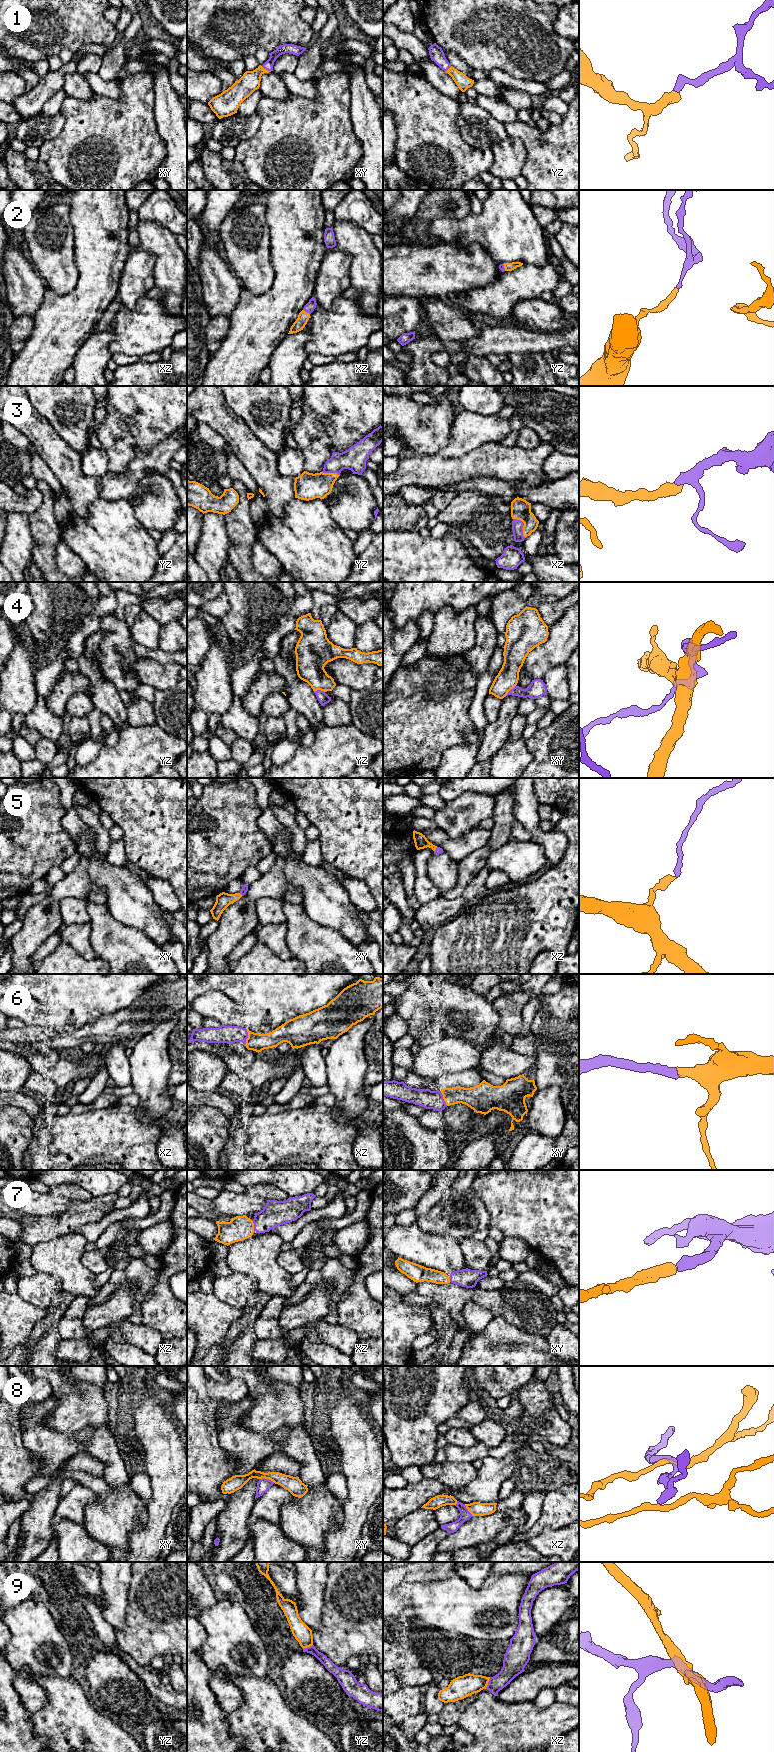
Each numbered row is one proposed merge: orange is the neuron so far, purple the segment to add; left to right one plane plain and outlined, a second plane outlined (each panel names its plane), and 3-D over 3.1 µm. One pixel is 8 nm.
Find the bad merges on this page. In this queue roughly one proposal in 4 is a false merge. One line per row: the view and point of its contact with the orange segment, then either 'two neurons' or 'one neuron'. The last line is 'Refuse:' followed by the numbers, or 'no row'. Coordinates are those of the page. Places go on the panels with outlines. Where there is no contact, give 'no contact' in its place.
1: xy (265, 69) | one neuron
2: xz (306, 312) | one neuron
3: xz (524, 525) | one neuron
4: xy (509, 690) | two neurons
5: xy (240, 894) | one neuron
6: xz (248, 1037) | one neuron
7: xz (253, 1226) | one neuron
8: xy (267, 1478) | two neurons
9: xz (487, 1683) | two neurons
Refuse: 4, 8, 9

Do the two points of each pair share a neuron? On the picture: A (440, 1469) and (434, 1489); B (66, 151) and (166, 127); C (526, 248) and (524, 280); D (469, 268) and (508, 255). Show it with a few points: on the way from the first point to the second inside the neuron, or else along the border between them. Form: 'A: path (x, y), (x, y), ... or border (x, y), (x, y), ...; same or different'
A: border (424, 1478), (437, 1479), (458, 1490); different
B: border (153, 106), (156, 129), (165, 144), (166, 151); different
C: border (547, 254), (546, 260), (541, 265), (523, 264); different
D: border (476, 244), (483, 247), (499, 264); different

